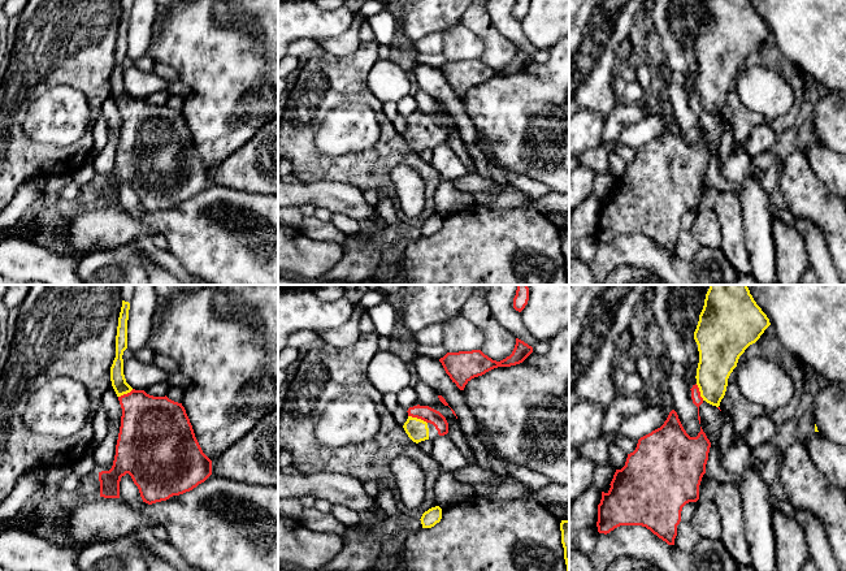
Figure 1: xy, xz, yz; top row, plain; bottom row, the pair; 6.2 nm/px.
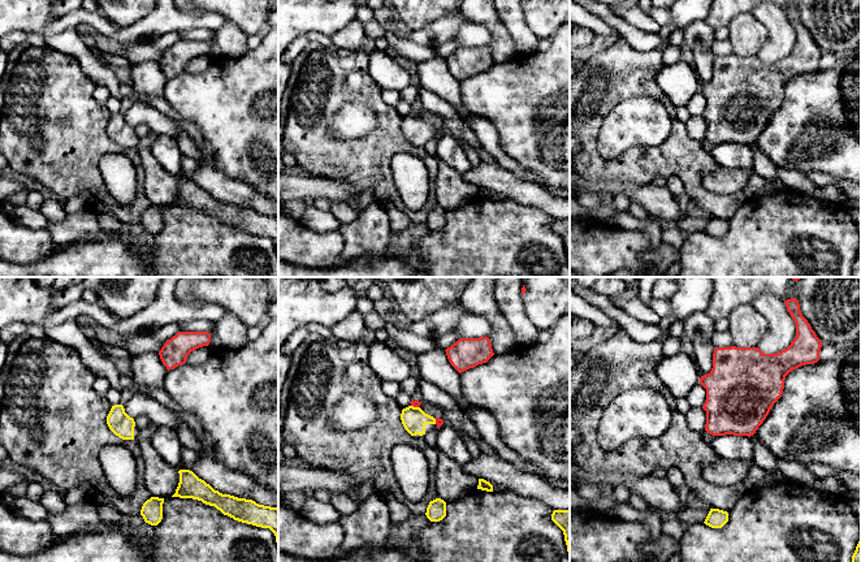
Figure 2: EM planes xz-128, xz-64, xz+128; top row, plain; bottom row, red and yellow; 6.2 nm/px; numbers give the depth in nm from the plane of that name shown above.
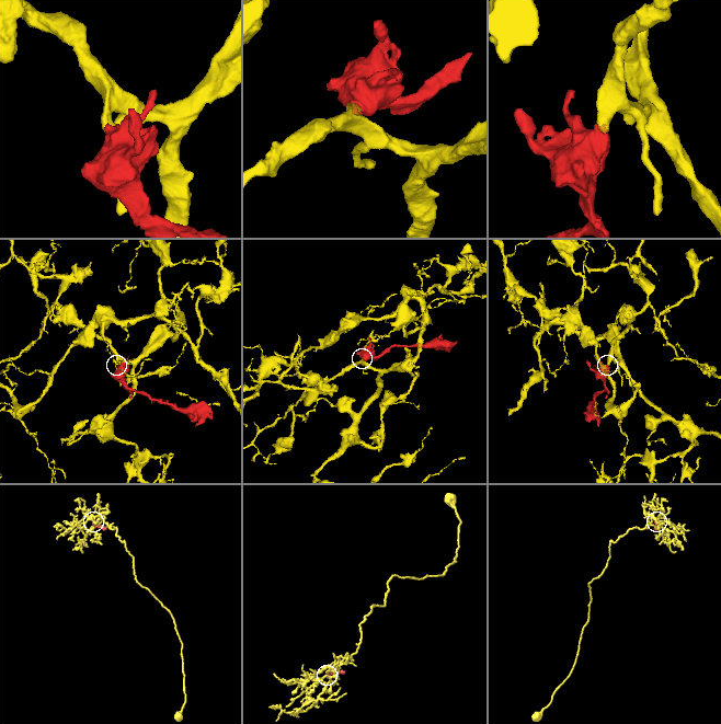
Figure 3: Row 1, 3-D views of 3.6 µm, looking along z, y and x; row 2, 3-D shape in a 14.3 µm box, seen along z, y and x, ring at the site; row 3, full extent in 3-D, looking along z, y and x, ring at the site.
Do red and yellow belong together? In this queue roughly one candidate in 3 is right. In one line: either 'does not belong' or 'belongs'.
belongs

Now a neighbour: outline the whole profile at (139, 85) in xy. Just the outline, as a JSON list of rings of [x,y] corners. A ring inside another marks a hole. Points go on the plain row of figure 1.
[[[134,65],[123,72],[123,83],[126,91],[135,99],[146,99],[149,95],[165,91],[169,87],[169,82],[156,73],[142,72]]]

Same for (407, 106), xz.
[[[412,94],[404,96],[396,103],[398,113],[404,117],[417,114],[417,101]]]

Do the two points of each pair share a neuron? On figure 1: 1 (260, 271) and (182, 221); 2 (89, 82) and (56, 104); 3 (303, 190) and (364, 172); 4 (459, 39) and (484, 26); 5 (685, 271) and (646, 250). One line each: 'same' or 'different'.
1: same
2: different
3: different
4: different
5: same

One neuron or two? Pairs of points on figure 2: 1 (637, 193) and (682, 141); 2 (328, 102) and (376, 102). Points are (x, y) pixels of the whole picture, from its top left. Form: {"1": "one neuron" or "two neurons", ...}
{"1": "two neurons", "2": "one neuron"}

